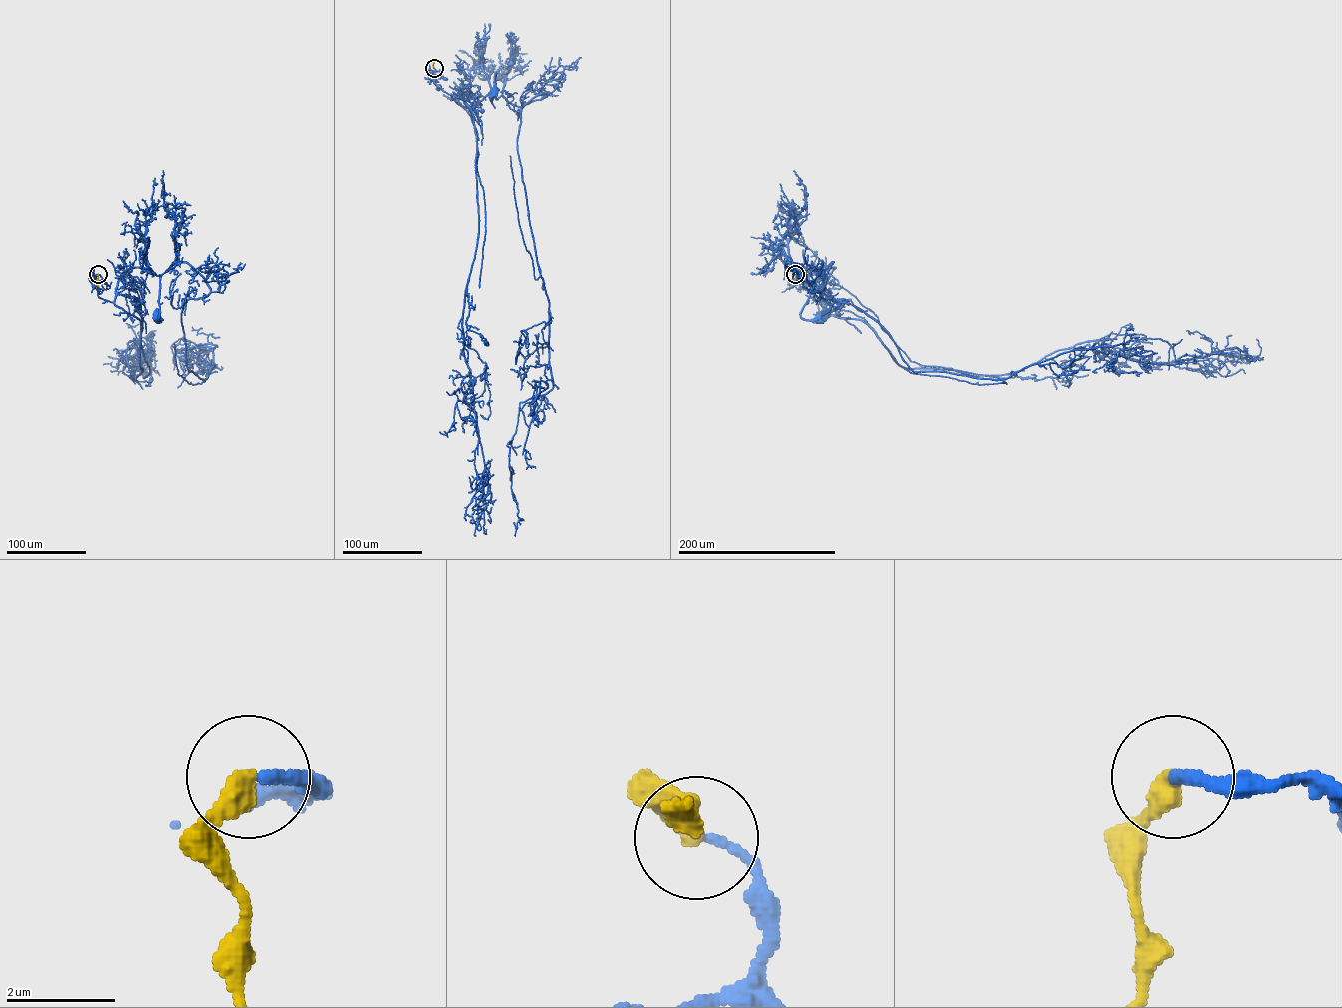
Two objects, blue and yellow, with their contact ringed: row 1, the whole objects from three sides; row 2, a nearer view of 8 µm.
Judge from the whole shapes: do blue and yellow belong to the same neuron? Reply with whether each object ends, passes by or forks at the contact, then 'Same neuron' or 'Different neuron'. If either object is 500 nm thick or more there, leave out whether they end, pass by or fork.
At the ring blue ends. At the ring yellow ends. Same neuron

